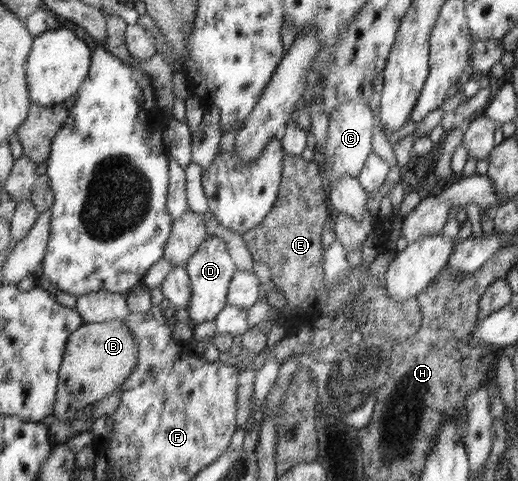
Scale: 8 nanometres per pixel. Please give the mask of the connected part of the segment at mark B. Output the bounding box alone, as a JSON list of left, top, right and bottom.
[53,320,138,420]

